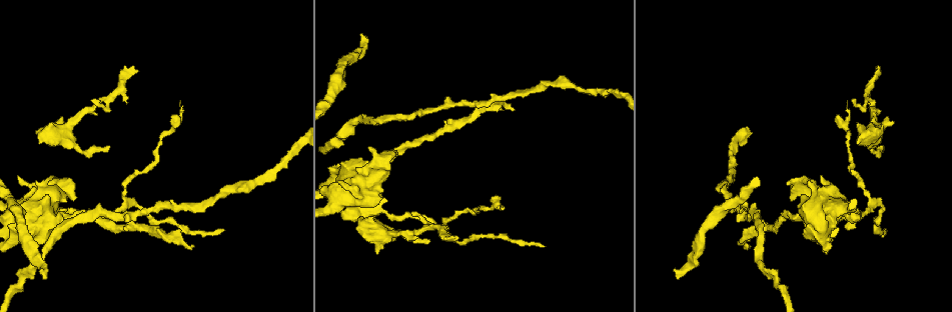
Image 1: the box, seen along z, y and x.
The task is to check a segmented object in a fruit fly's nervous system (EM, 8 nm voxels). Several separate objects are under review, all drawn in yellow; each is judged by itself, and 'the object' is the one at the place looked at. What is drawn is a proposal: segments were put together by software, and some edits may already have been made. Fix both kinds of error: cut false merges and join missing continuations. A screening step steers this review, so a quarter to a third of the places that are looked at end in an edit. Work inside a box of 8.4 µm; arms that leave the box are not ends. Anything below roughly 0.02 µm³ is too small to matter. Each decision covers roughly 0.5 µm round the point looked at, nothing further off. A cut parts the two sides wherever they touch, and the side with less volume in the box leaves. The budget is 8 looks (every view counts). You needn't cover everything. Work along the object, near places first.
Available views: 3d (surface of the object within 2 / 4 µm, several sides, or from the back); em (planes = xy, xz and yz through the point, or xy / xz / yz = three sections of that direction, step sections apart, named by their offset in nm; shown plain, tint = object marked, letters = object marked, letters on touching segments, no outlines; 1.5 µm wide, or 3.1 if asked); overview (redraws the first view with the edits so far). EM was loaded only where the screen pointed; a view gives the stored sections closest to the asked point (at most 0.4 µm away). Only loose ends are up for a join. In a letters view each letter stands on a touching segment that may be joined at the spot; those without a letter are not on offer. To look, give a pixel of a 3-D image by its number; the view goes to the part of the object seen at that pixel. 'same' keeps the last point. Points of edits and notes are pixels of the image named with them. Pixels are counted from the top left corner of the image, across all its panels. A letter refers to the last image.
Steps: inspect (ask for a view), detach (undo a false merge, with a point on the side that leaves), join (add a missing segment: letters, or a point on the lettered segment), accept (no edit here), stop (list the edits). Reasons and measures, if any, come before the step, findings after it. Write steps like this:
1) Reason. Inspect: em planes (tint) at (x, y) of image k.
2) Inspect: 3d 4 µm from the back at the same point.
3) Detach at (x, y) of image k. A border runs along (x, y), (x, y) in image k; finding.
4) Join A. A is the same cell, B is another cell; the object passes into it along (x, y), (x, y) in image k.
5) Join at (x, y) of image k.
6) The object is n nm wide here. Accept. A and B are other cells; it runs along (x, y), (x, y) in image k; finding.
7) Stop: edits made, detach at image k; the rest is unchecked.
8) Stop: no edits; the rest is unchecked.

Thick turns thin. Inspect: em xz step 4 (tint) at (844, 209) of image 1.

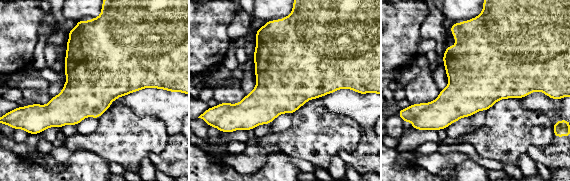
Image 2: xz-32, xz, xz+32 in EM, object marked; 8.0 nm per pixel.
Inspect: em planes (letters) at the same point.

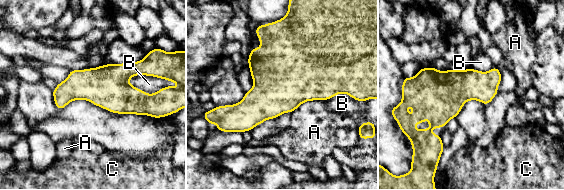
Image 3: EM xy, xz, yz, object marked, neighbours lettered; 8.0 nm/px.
The object is 280 nm wide here. Accept. A, B and C are other cells; a border runs along (323, 100), (306, 100), (290, 112) in image 3; all the same neuron.

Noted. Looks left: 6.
Free end. Inspect: em planes (letters) at (377, 252) of image 1.

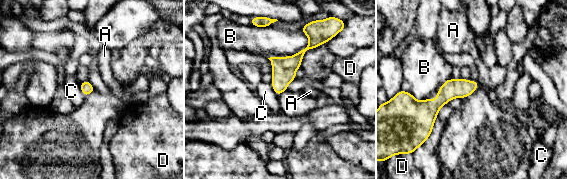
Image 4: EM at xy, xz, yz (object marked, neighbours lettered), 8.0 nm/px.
Accept. A, B, C and D are other cells; a border runs along (270, 83), (277, 96) in image 4; no lettered segment goes on from it.

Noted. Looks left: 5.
Branch stops here. Inspect: em yz step 8 (letters) at (790, 199) of image 1.

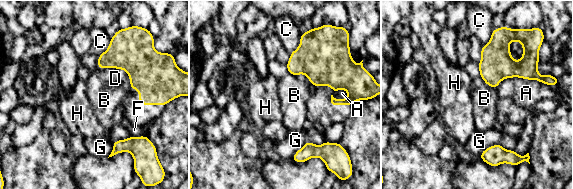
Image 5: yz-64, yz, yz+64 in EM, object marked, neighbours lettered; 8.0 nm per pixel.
Inspect: em planes (letters) at the same point.

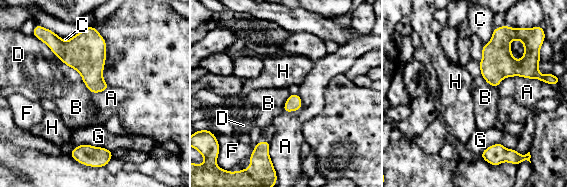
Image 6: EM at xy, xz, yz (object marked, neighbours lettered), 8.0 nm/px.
The longest contact is with A, 380 nm. Accept. A, B, C, D, F, G and H are other cells; a border runs along (544, 83), (508, 76), (498, 87) in image 6; none of them fits.

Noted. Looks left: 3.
Stop: no edits; the rest is unchecked.

